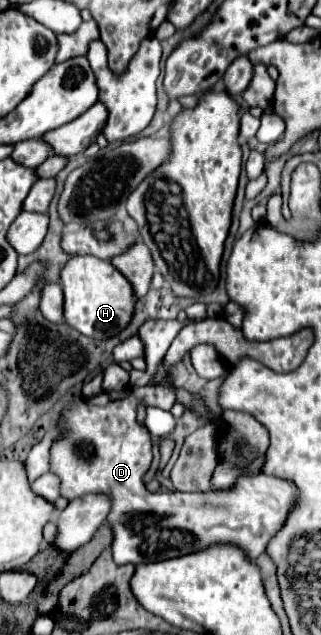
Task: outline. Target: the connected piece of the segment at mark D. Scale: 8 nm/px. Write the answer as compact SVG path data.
M155 384L153 386L129 386L117 394L99 394L89 400L73 398L73 402L63 410L63 424L67 428L67 436L51 448L51 472L61 478L61 496L65 498L81 498L87 492L103 492L111 494L113 508L107 518L107 524L113 528L113 558L117 564L145 564L167 558L177 558L189 552L197 552L215 542L231 542L239 544L251 560L261 556L267 550L267 544L279 532L295 500L299 498L299 490L291 480L279 476L245 476L237 480L235 488L207 494L153 494L145 488L143 476L151 468L153 462L153 442L151 434L145 426L137 422L137 406L147 402L147 406L161 406L163 410L171 410L175 404L175 392L172 388Z

